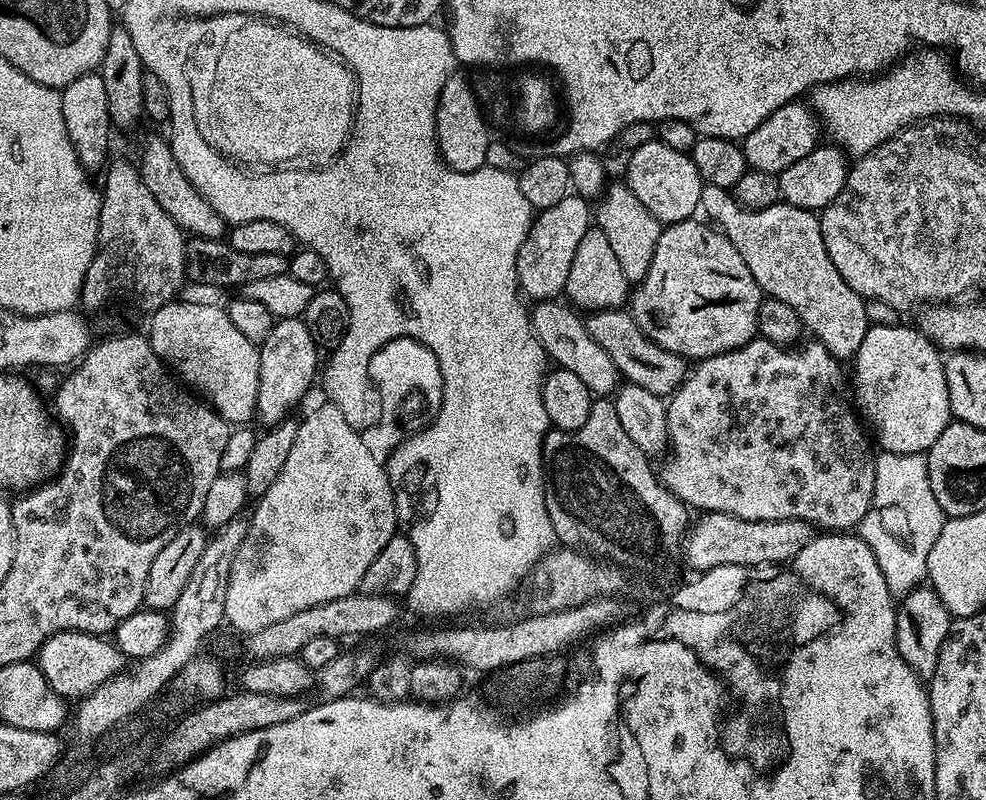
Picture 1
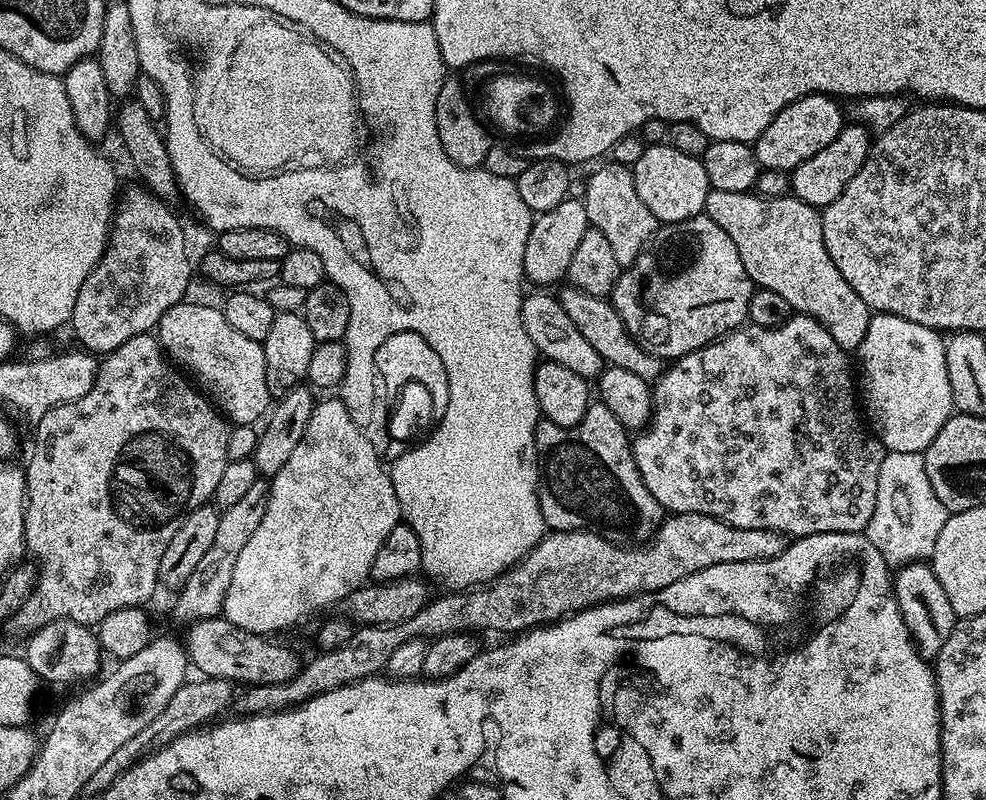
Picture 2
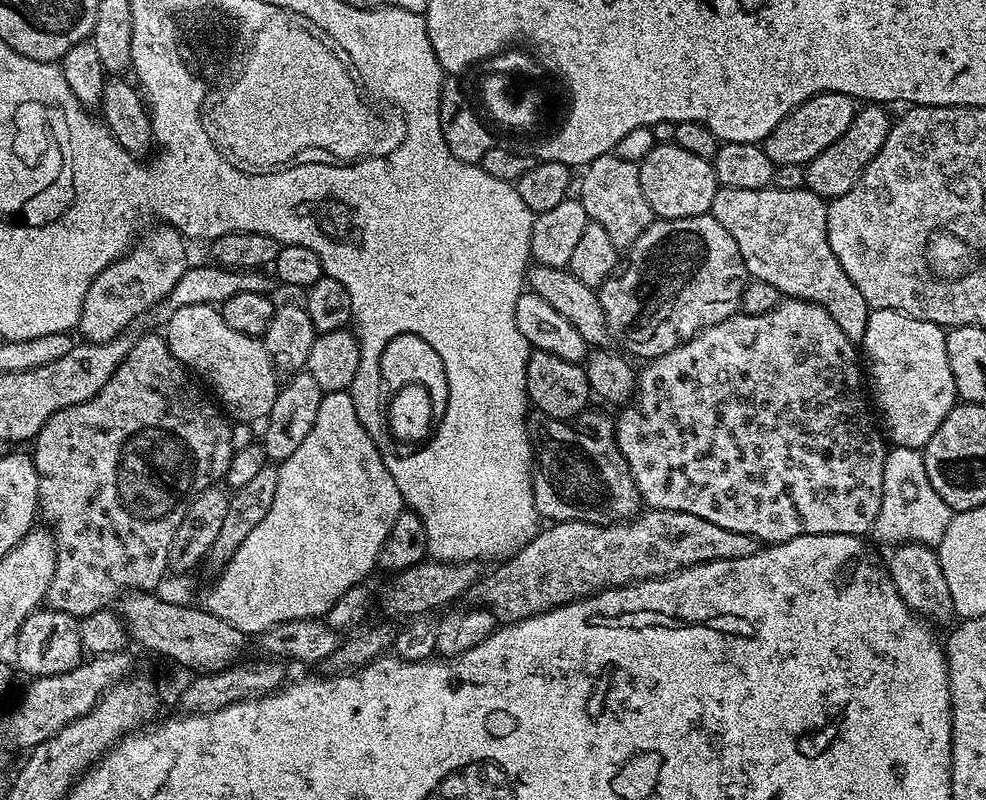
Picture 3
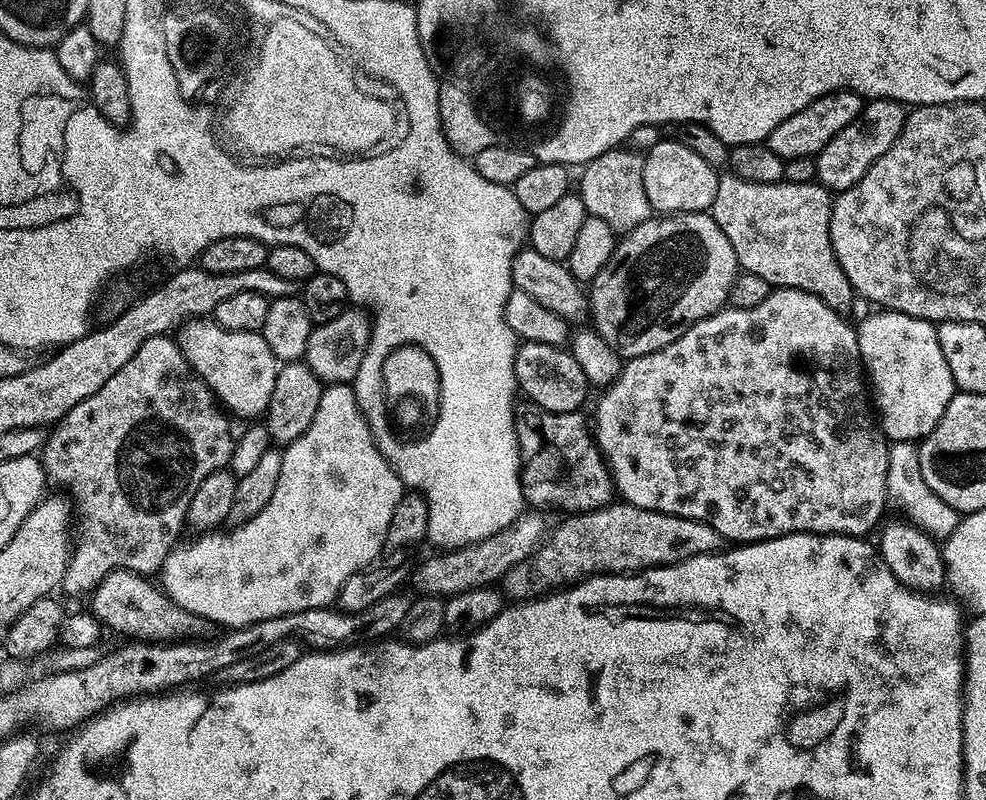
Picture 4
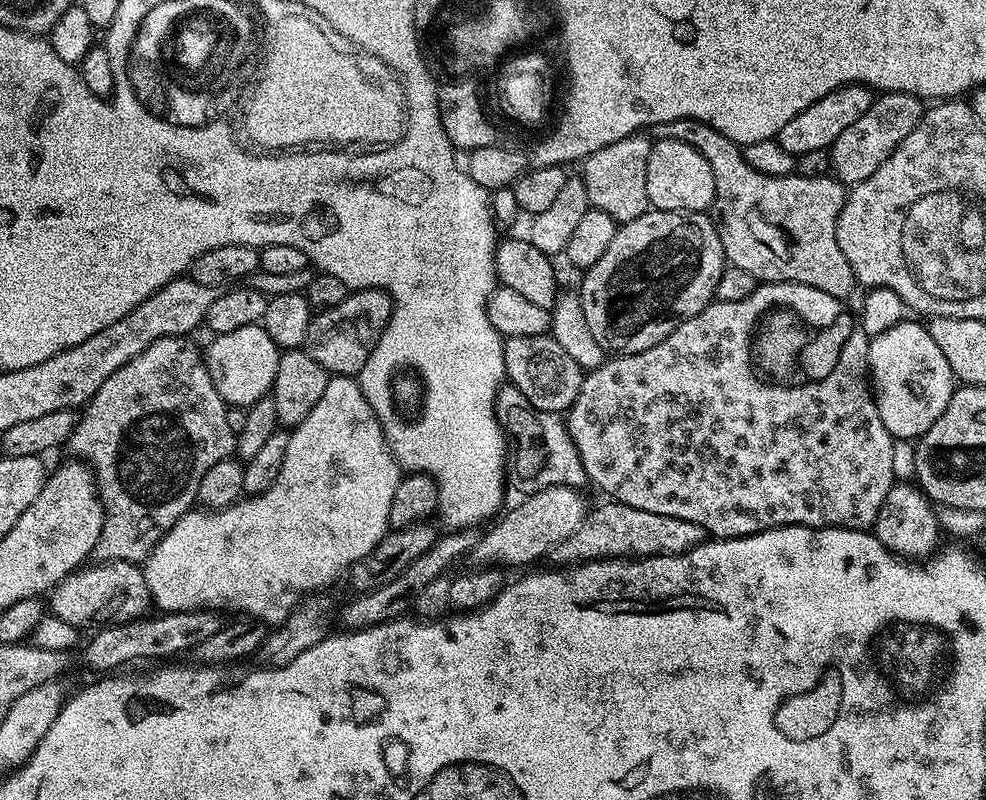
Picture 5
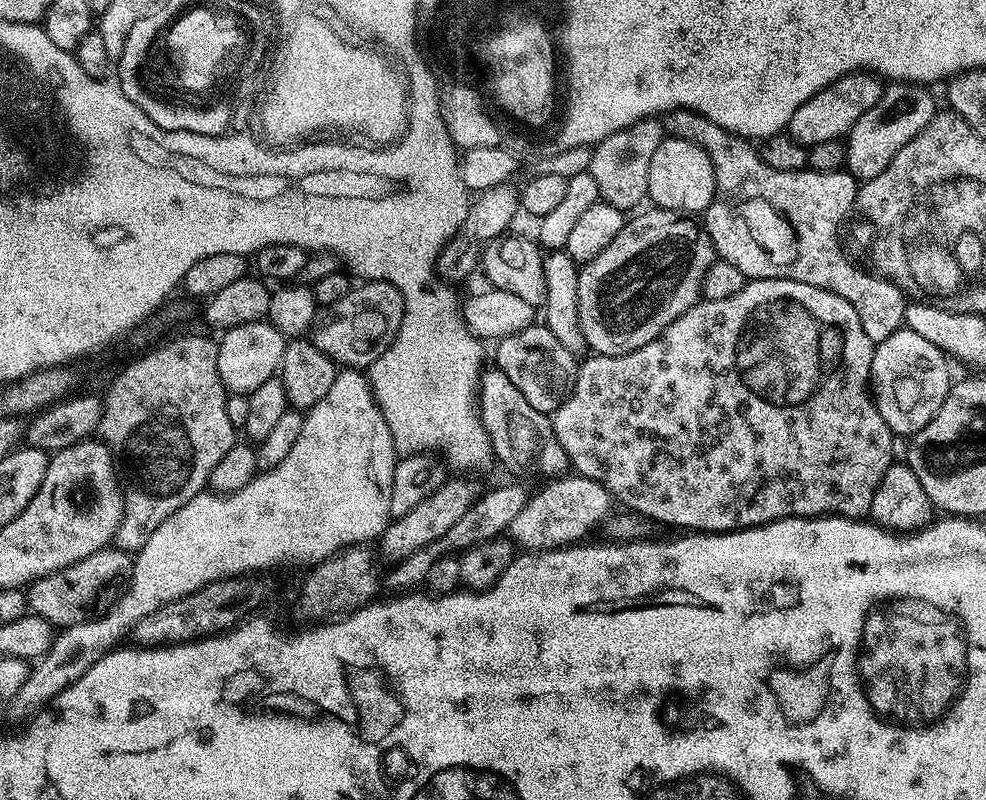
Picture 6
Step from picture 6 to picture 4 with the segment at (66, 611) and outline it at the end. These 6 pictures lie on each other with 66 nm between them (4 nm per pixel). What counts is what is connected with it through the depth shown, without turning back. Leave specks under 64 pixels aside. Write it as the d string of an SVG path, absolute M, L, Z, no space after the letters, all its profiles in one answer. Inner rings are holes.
M123 568L114 570L102 578L102 582L90 594L90 612L105 629L117 632L124 638L138 642L184 642L189 638L204 638L209 635L210 625L200 616L182 610L147 576L139 576ZM156 587L156 588L155 588ZM209 631L209 632L208 632ZM208 632L208 633L207 633Z

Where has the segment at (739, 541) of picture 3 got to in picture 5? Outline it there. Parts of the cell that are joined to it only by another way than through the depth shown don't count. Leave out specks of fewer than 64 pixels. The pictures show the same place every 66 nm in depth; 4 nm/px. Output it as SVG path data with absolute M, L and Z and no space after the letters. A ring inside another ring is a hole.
M604 502L585 515L584 521L554 549L555 563L560 566L583 564L589 560L615 560L642 556L673 556L688 552L704 543L706 533L698 522L674 518L670 514L650 514L650 510L634 510L615 502Z

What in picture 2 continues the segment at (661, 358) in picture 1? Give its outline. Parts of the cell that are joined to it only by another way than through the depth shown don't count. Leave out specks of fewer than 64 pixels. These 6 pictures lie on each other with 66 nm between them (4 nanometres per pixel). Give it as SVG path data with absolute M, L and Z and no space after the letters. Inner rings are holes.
M571 286L561 287L560 290L558 299L562 310L566 310L570 322L574 322L574 327L585 336L586 342L590 342L590 346L594 346L594 350L598 350L601 361L605 365L622 366L626 370L632 371L633 374L638 374L638 378L649 382L659 380L661 372L666 367L665 361L642 350L642 346L638 346L632 341L622 318L618 318L618 314L605 297L586 294Z

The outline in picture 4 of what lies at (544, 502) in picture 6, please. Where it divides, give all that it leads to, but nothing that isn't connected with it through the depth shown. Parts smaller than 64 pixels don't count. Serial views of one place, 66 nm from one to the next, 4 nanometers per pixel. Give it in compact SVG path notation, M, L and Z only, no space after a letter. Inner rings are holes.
M525 511L515 524L511 524L506 530L494 534L477 544L462 546L451 550L441 551L440 556L432 556L420 564L420 569L413 571L410 576L410 584L421 596L439 596L447 598L454 594L462 594L466 590L486 588L503 581L504 575L518 562L530 558L537 548L546 539L546 527L539 511Z

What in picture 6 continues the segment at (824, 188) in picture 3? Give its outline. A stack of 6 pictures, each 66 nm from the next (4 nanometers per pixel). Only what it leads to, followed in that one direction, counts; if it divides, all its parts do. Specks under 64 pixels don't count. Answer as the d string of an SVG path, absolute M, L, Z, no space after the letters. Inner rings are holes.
M892 82L885 87L882 98L878 98L878 102L874 102L874 106L870 106L870 110L866 110L858 122L854 122L847 134L844 163L850 175L860 182L878 178L878 174L882 174L882 170L894 162L894 154L898 154L898 150L902 150L910 138L926 130L938 111L935 98L928 92L931 91L923 84Z

